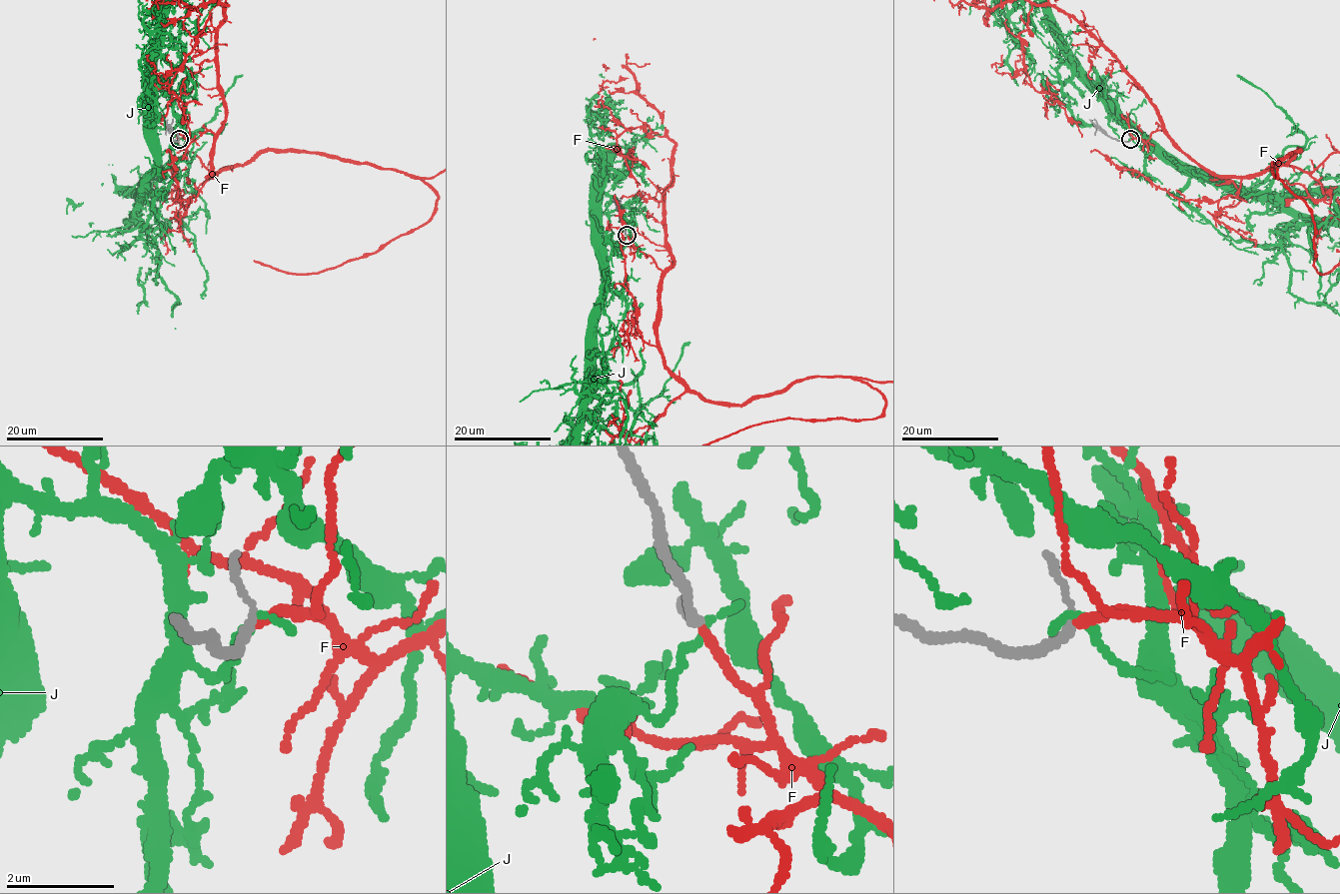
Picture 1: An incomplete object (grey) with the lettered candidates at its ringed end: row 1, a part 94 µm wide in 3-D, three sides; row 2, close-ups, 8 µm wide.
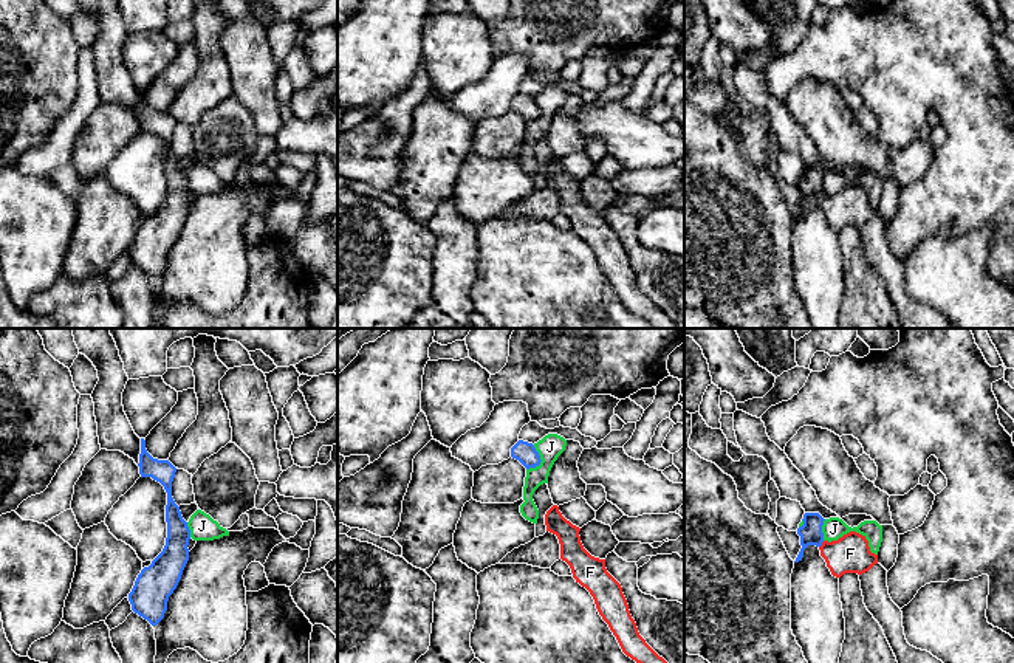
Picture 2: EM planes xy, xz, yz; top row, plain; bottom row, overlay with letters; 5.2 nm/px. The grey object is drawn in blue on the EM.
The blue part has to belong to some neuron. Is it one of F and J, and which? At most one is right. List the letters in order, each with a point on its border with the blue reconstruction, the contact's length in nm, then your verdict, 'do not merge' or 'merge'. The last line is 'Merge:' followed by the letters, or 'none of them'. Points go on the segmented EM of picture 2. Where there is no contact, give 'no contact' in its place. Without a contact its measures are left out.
F: meets blue in yz at (821, 544); contact 50 nm long; merge
J: meets blue in xz at (541, 460); contact 140 nm long; do not merge
Merge: F

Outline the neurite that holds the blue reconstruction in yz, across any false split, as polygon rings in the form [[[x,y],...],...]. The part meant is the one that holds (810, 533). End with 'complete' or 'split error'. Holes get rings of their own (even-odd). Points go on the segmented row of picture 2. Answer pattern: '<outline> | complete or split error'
[[[805,513],[802,520],[803,525],[797,528],[802,548],[794,562],[802,561],[803,550],[808,545],[816,545],[836,578],[845,573],[862,575],[878,564],[878,555],[870,551],[865,536],[850,531],[838,541],[828,542],[822,533],[825,519],[819,513]]] | split error

